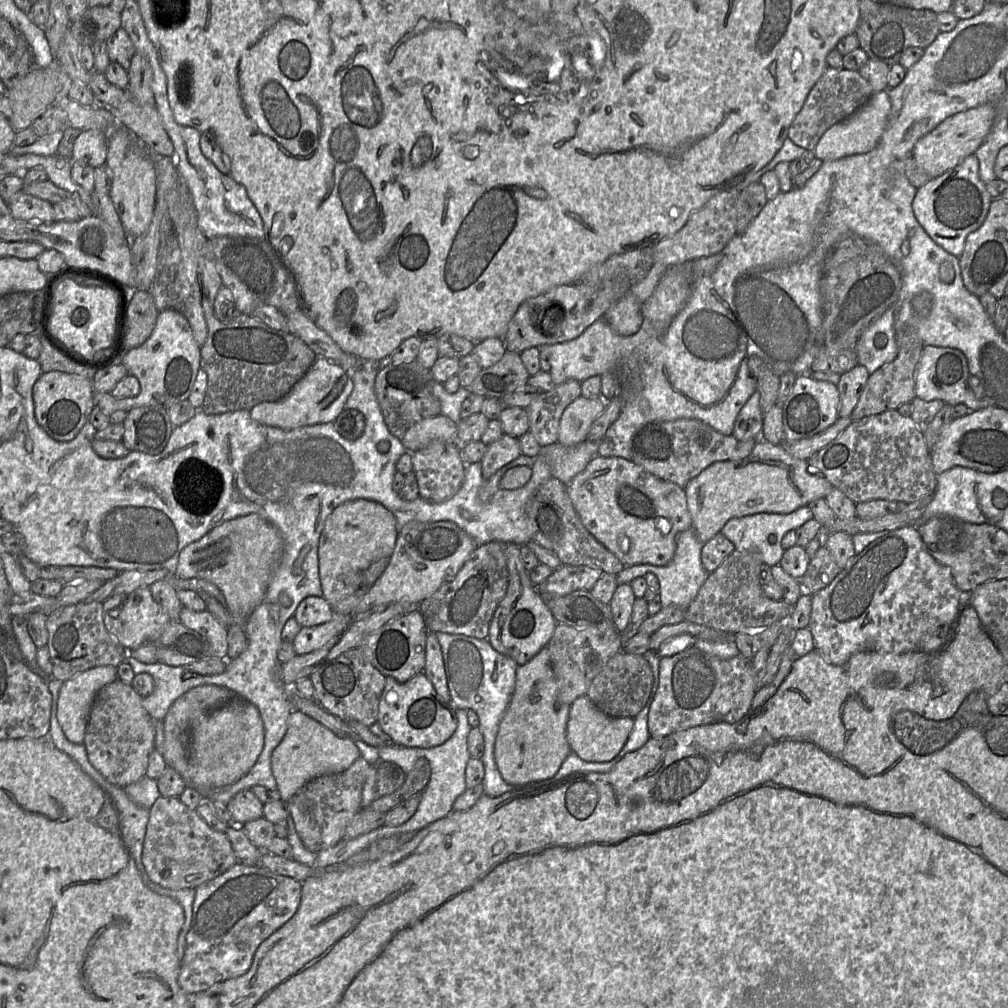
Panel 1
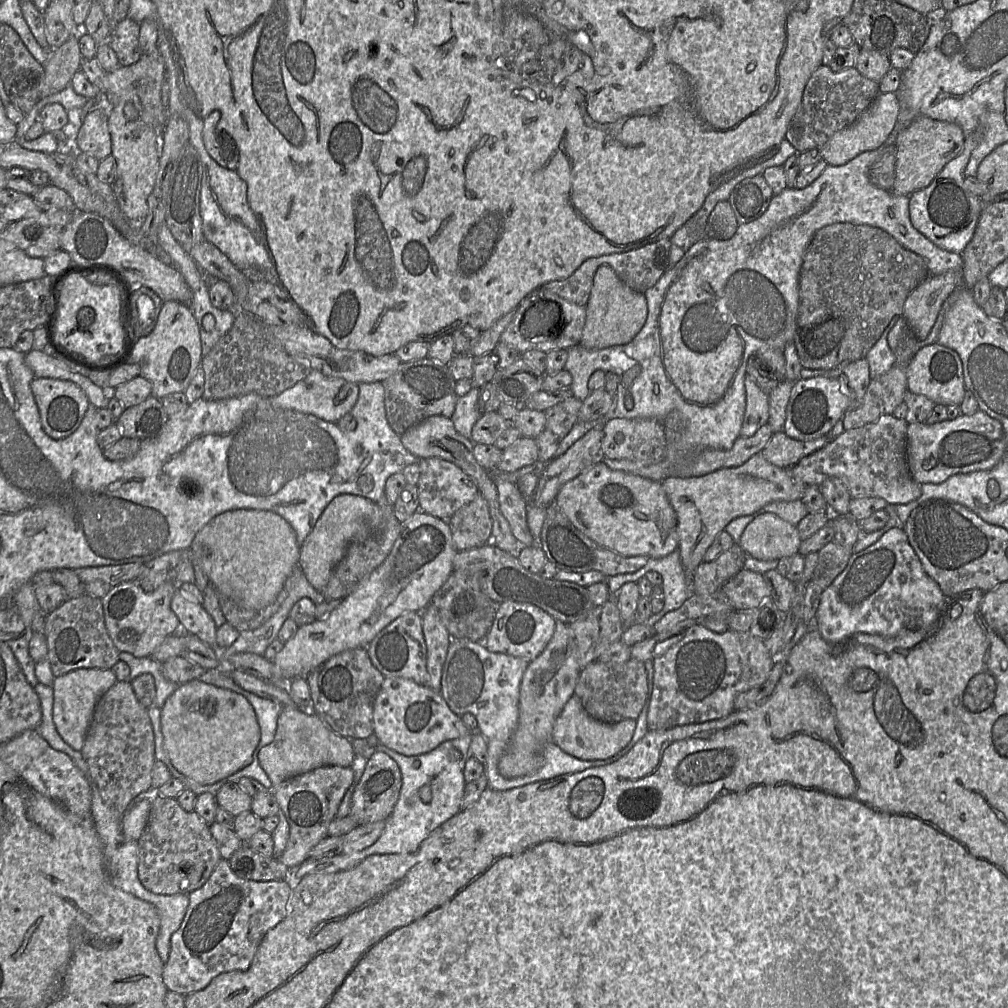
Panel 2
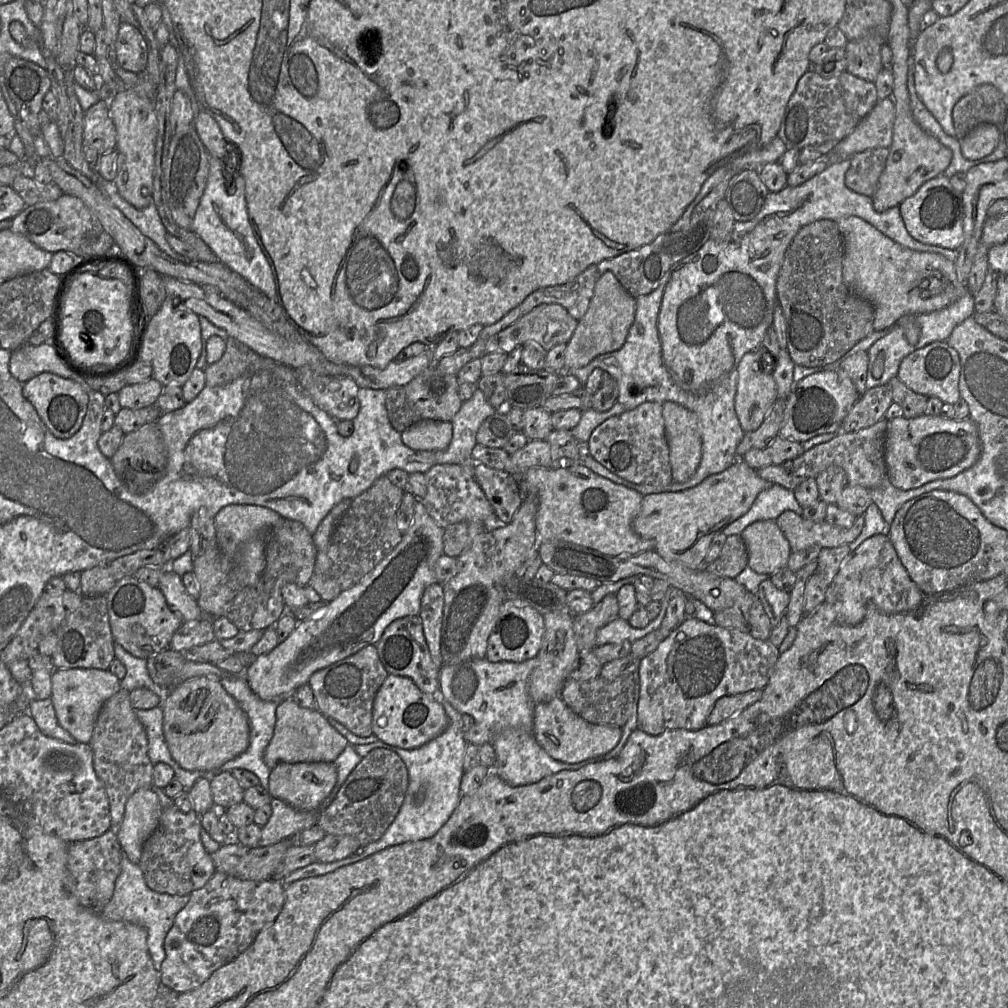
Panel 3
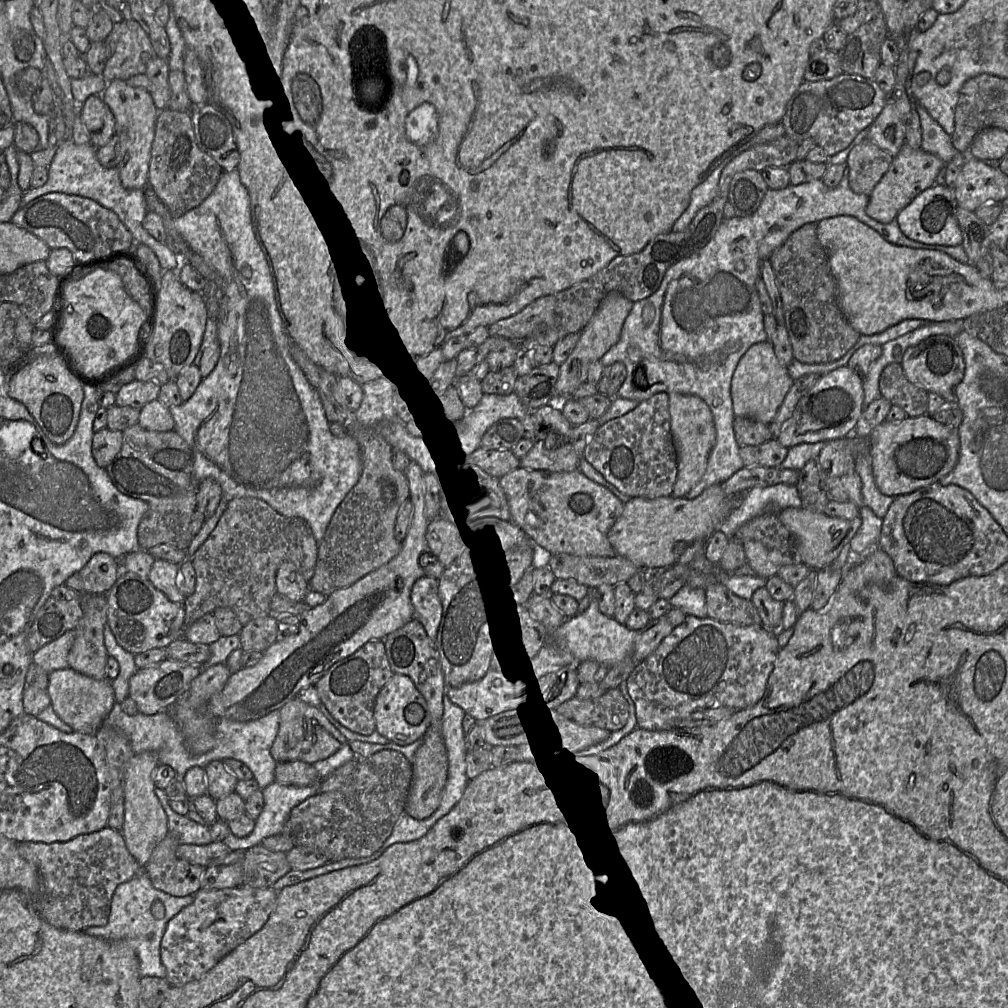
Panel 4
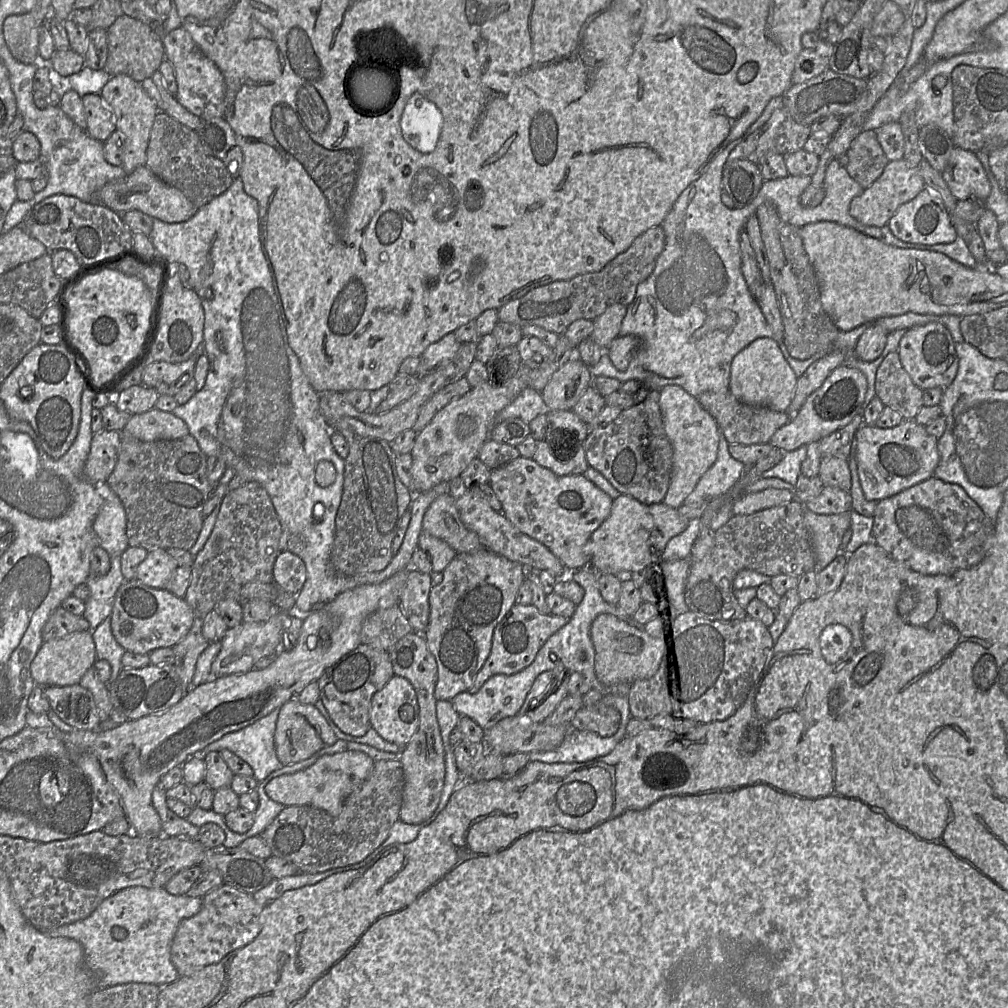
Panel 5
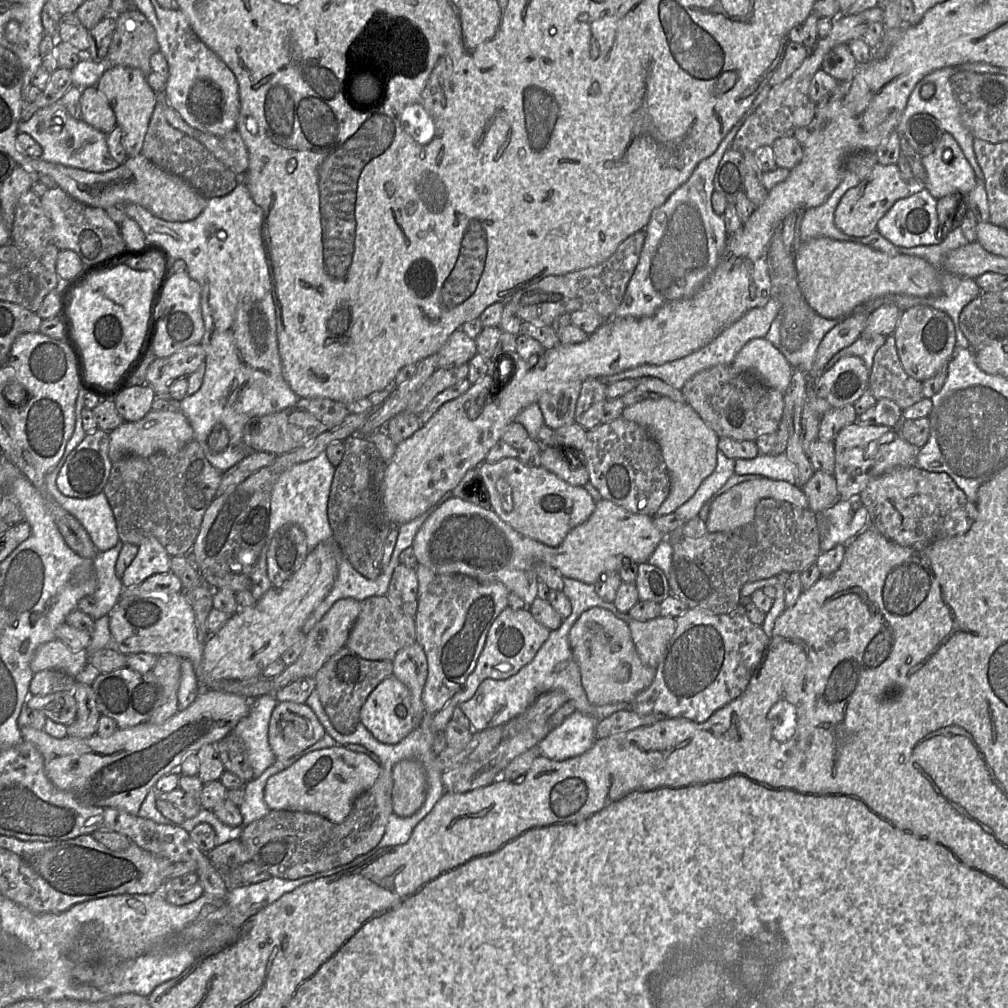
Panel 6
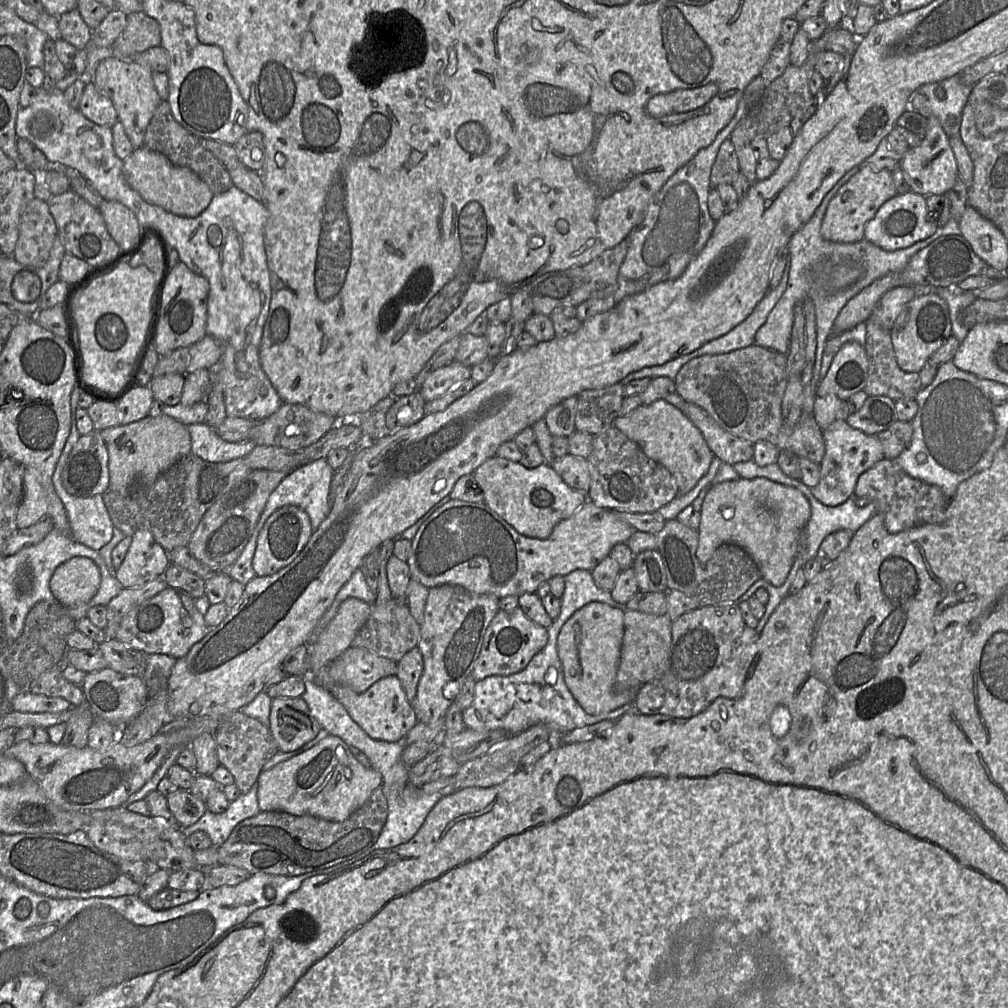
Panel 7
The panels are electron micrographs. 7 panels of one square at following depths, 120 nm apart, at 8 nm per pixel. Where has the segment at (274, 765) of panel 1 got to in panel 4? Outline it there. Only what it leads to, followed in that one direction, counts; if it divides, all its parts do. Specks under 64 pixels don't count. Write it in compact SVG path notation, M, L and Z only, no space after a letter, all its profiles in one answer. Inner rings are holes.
M294 698L280 710L279 729L270 753L277 762L302 761L314 764L337 752L347 743L346 738L314 706Z

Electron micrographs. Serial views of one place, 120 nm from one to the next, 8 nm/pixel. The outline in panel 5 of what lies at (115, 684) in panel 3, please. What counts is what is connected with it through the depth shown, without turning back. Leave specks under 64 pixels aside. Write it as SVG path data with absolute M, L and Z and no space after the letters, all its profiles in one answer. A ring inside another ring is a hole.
M80 683L44 687L51 709L75 730L98 730L100 718L93 694Z

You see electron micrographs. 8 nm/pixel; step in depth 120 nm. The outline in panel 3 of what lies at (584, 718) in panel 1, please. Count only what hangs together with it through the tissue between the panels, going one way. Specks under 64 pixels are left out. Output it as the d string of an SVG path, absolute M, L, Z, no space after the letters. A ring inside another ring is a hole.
M555 697L534 706L533 734L540 747L553 759L578 763L611 751L621 738L622 728L587 722L574 713L560 697Z

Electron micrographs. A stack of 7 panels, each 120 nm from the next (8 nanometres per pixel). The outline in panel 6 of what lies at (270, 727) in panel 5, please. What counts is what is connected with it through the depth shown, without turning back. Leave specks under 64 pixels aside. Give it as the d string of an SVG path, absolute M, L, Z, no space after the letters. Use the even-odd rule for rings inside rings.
M270 693L251 699L249 714L233 729L244 742L254 778L259 777L276 761L269 744L268 731L271 714L277 703L274 694Z

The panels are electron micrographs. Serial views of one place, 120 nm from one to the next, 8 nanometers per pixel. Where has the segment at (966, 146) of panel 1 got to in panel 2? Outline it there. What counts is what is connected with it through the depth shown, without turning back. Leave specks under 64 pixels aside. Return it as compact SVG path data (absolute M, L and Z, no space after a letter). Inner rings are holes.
M917 117L896 136L896 177L892 193L909 196L926 188L950 161L960 155L965 139L963 129L956 123Z

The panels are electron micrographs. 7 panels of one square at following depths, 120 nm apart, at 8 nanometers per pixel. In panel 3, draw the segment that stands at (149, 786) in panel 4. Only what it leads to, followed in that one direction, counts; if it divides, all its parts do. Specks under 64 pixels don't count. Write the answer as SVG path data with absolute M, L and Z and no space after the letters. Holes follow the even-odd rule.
M142 788L128 799L121 823L116 829L126 857L134 864L141 859L143 845L158 826L162 805L153 788Z

